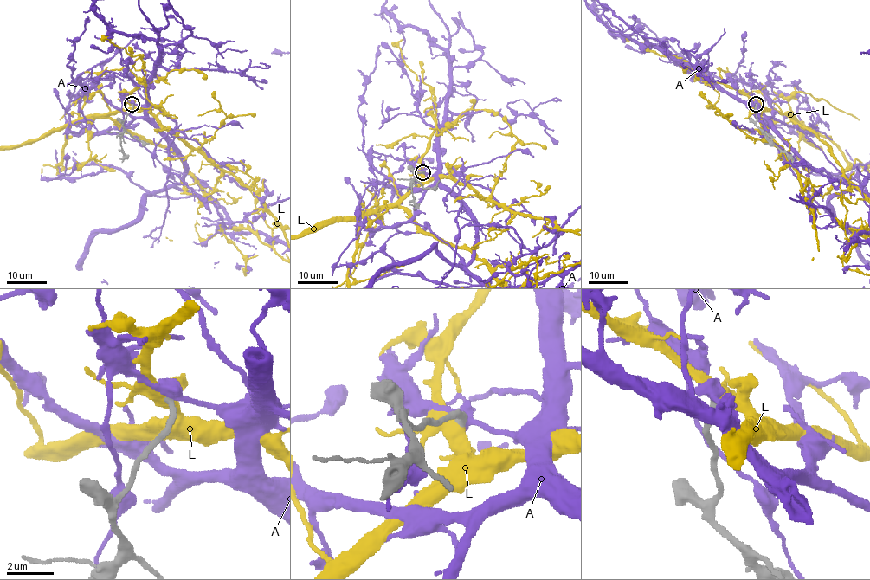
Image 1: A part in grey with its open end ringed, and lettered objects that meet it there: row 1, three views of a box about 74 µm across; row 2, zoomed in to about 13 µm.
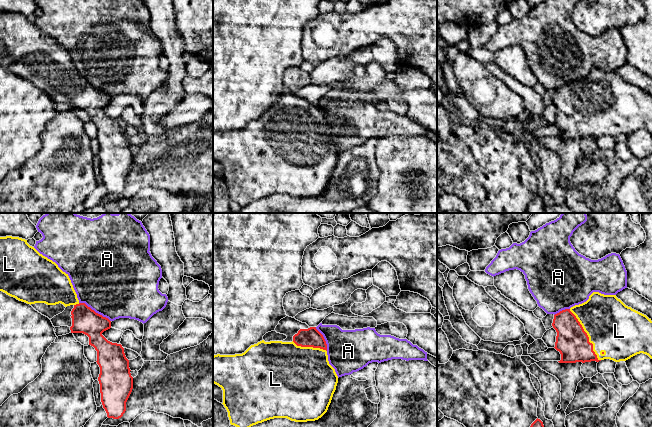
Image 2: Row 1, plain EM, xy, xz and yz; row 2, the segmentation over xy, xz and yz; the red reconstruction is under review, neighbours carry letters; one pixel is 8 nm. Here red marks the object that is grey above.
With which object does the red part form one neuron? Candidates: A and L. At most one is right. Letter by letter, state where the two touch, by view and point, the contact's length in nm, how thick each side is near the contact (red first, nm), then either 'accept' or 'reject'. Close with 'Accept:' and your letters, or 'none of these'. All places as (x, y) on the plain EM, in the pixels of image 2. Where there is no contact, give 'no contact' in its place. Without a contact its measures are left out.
A: meets red in xy at (94, 87); contact 300 nm long; 200 nm thick on the red side, 500 nm on the other; reject
L: meets red in yz at (587, 111); contact 480 nm long; 260 nm thick on the red side, 420 nm on the other; accept
Accept: L

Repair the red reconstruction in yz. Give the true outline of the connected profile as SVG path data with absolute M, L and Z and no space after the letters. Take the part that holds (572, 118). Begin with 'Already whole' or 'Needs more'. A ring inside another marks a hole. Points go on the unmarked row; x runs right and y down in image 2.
Needs more. M593 68L586 78L555 90L552 102L557 108L554 124L561 130L559 139L599 138L604 135L620 138L626 137L640 129L646 130L652 135L651 95L626 82L616 71L604 71L599 68Z

